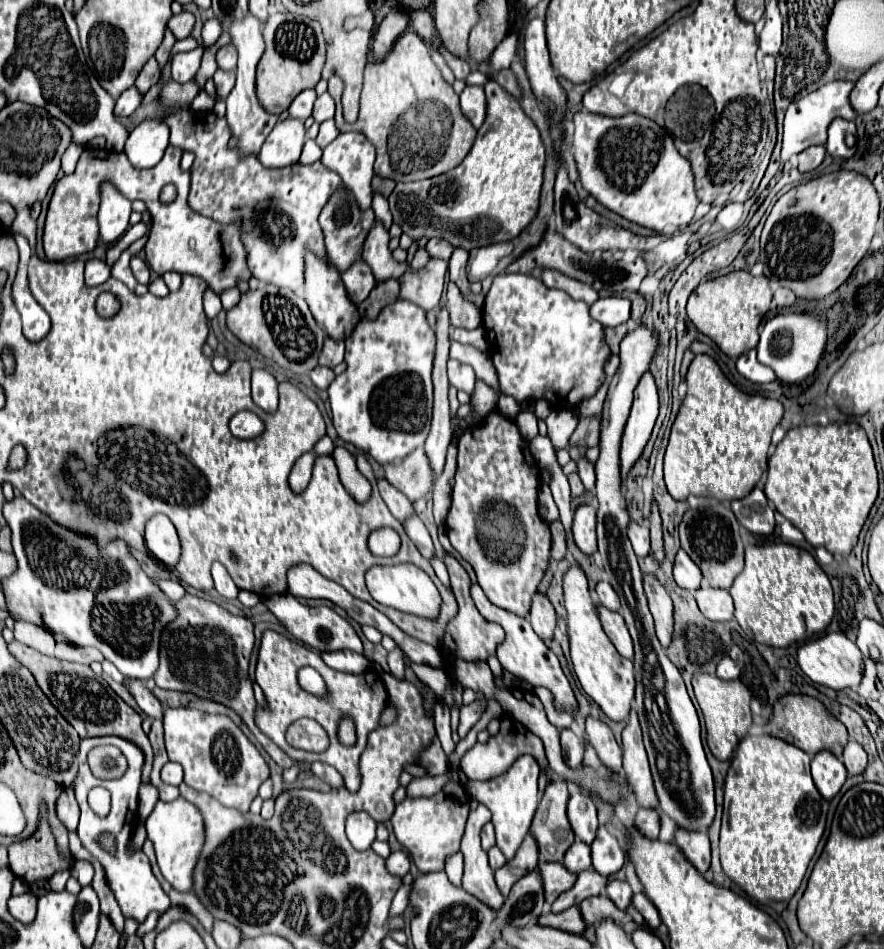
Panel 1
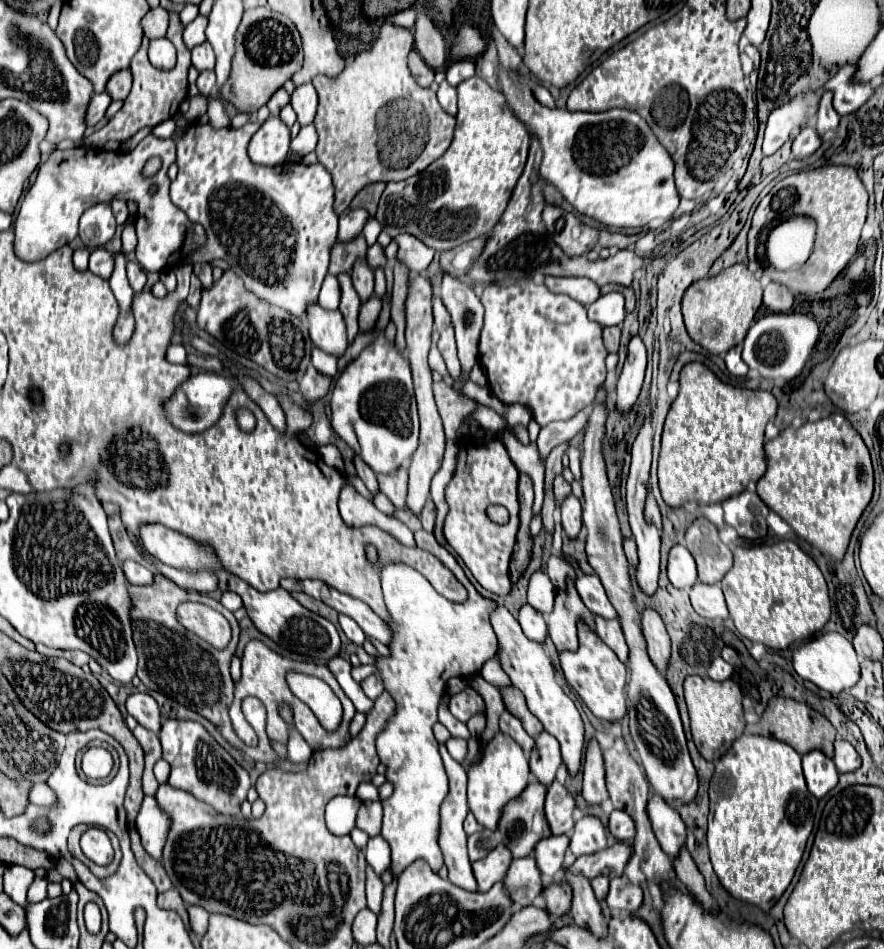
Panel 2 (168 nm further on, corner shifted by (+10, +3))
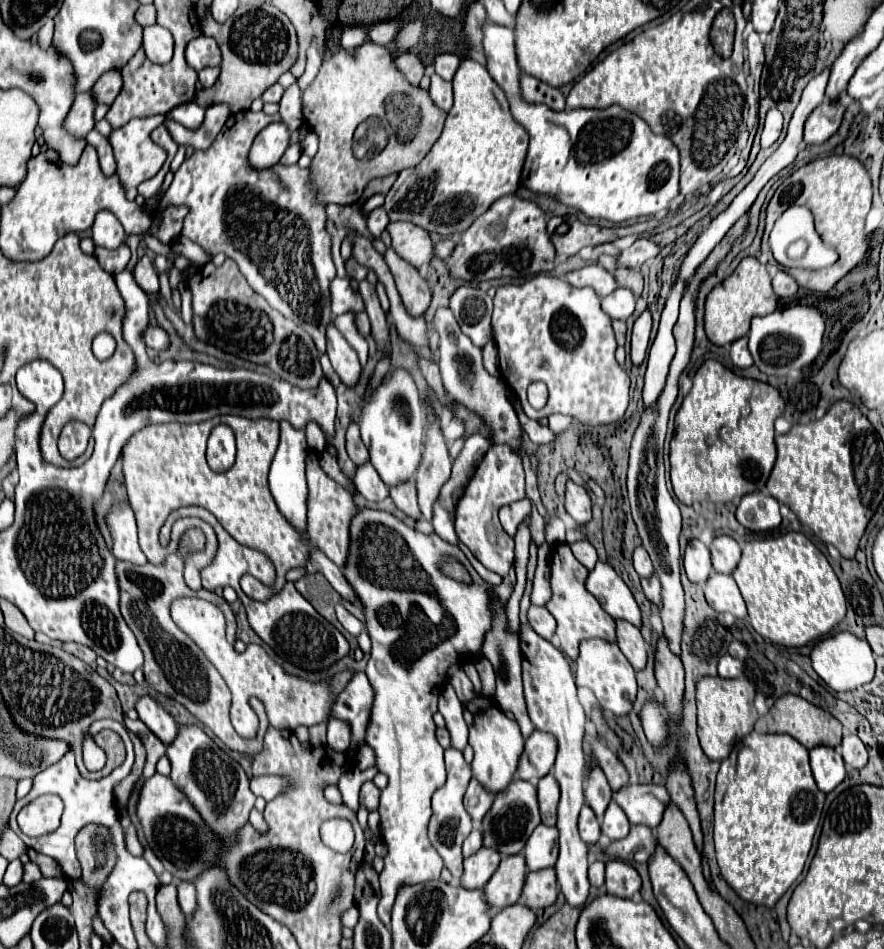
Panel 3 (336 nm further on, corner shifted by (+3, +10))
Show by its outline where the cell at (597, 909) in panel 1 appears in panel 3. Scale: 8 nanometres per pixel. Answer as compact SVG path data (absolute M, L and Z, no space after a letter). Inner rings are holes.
M544 868L538 872L528 872L522 900L526 898L526 906L532 910L548 908L556 902L560 890L558 890L558 880L554 874L554 868Z

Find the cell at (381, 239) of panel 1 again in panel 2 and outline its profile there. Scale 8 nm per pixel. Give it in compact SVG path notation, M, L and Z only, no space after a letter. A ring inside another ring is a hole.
M365 259L355 265L355 269L351 271L351 279L361 303L365 303L373 295L373 269L365 263Z

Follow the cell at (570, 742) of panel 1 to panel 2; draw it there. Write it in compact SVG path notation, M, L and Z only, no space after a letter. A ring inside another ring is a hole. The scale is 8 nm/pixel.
M541 733L535 739L535 751L531 757L531 775L543 783L549 785L555 779L555 773L561 765L561 757L559 757L559 743L555 741L555 737L551 737L549 733Z

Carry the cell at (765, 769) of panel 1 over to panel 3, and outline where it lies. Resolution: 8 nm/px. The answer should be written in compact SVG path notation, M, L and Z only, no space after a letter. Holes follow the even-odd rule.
M750 732L746 738L742 738L742 742L738 742L730 756L722 760L716 780L714 804L716 860L724 880L742 900L772 908L796 882L812 848L814 832L818 828L820 812L824 806L824 796L826 794L818 790L810 772L809 750L792 736Z

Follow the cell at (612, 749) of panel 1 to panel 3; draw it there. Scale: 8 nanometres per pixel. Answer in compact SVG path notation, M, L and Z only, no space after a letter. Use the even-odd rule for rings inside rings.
M600 766L592 768L586 788L584 788L584 796L586 796L586 802L592 806L592 810L596 812L598 820L602 820L602 814L606 812L606 806L612 800L612 790L610 790L610 784L606 782L606 776L602 774Z

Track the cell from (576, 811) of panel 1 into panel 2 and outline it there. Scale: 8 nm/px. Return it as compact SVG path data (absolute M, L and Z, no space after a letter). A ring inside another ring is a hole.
M553 781L545 795L545 817L553 835L563 835L573 829L573 809L575 801L567 789L559 781Z

